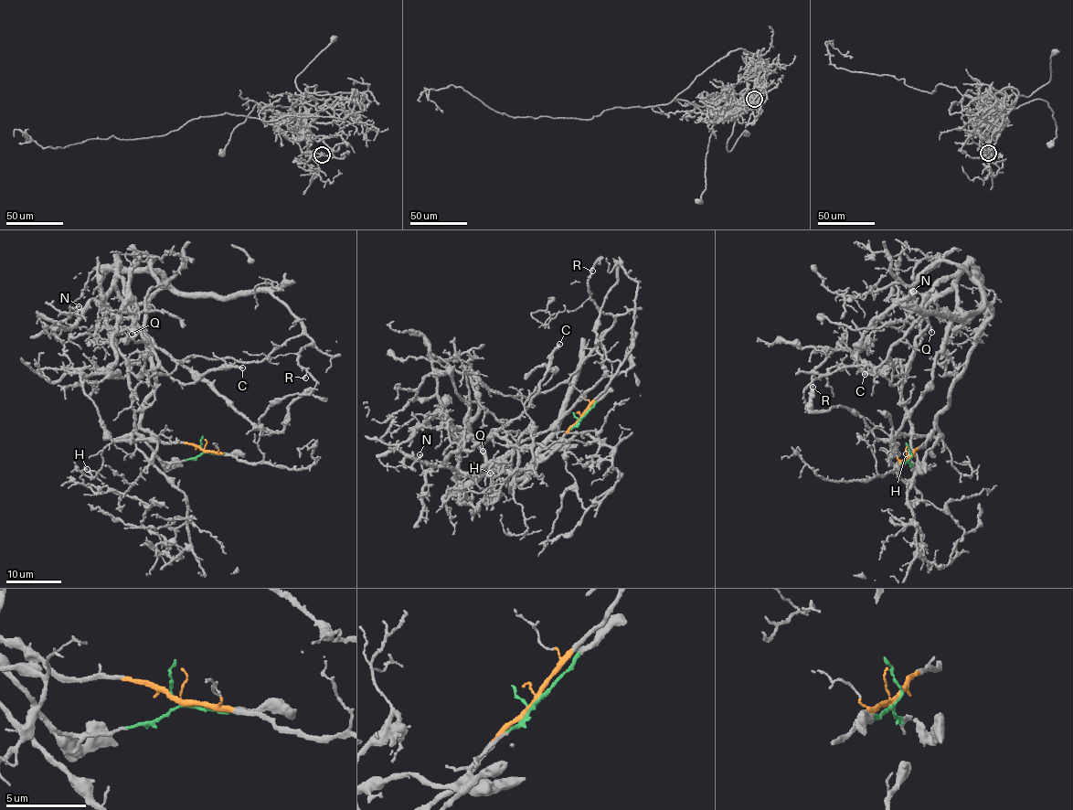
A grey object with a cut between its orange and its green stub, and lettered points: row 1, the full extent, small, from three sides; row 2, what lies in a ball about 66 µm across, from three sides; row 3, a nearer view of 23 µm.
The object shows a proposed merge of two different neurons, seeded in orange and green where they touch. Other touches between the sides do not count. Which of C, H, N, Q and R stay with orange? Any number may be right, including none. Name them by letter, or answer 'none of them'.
H, R

